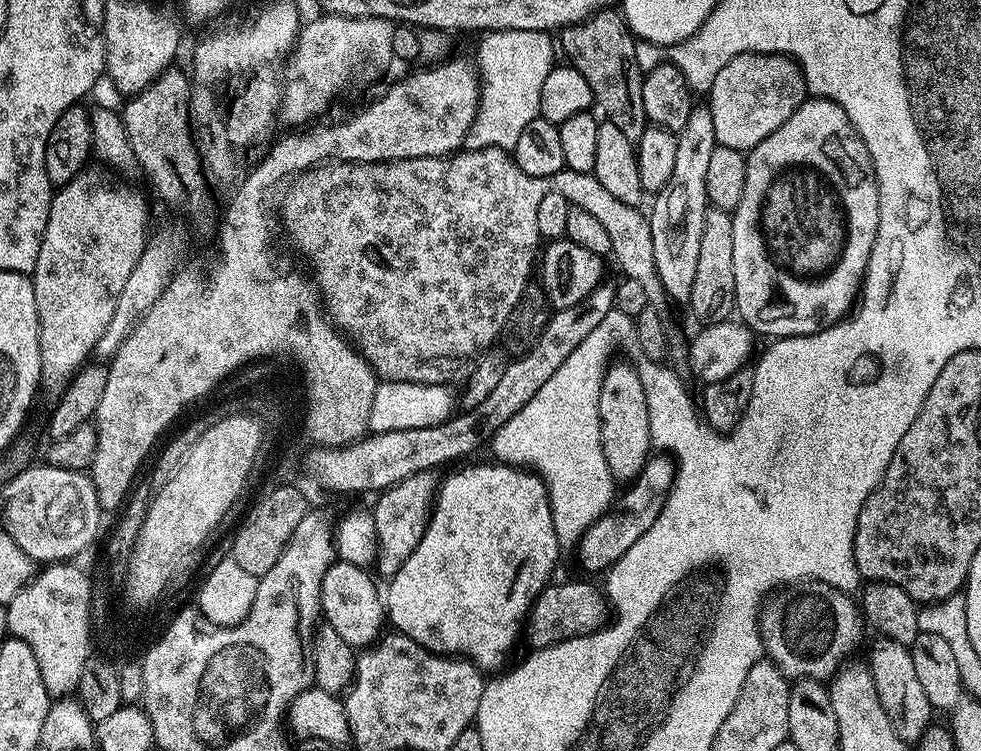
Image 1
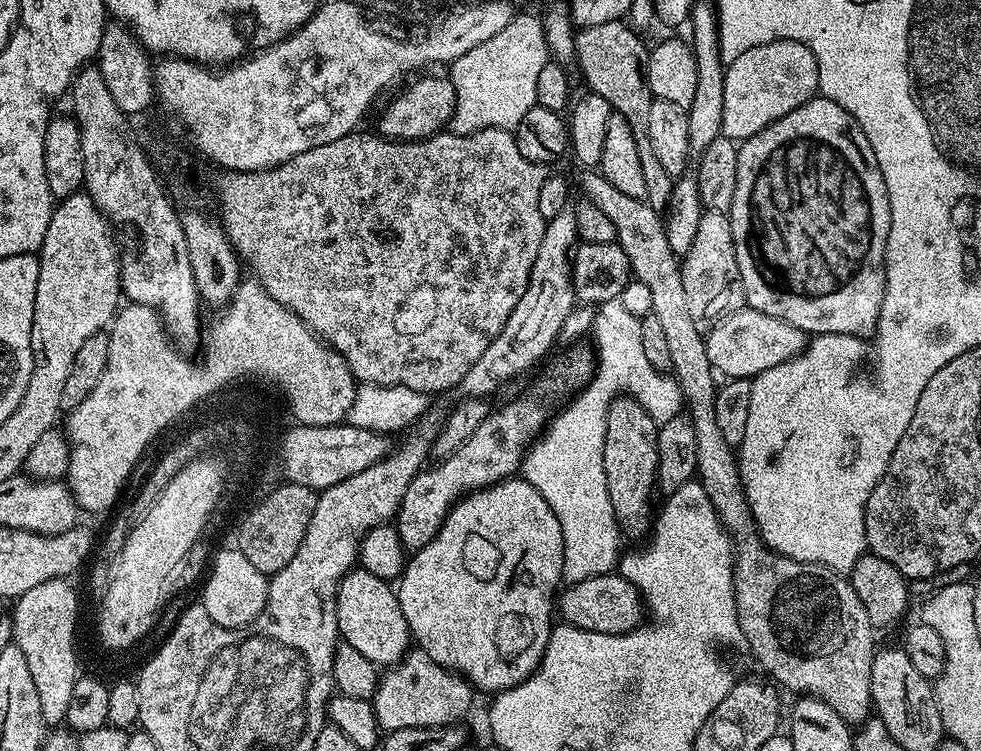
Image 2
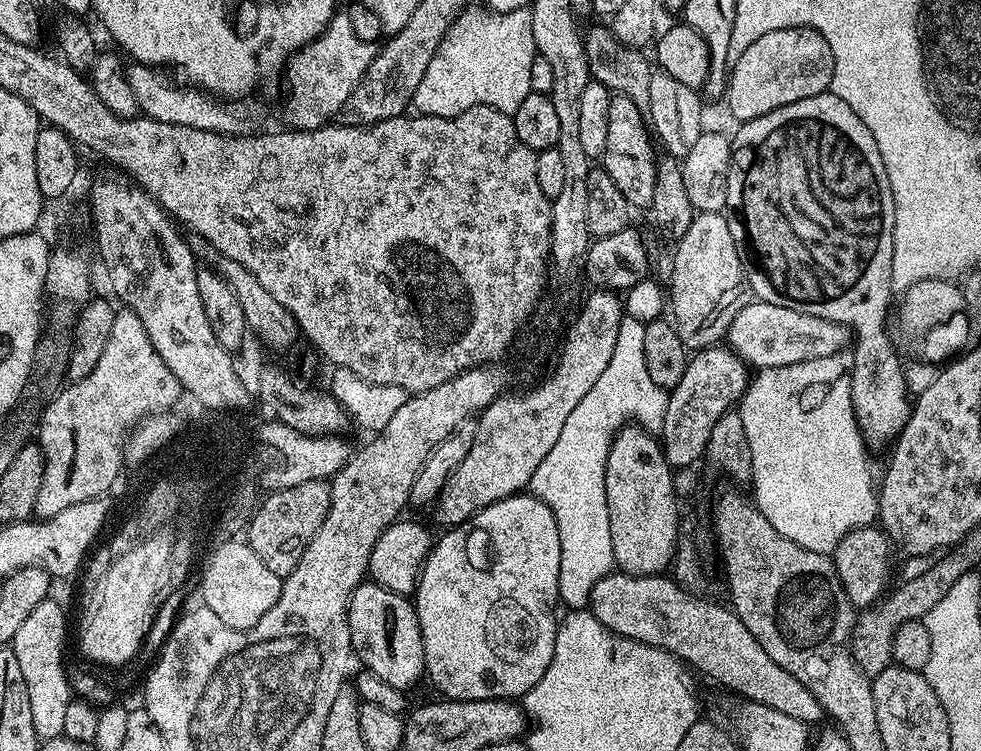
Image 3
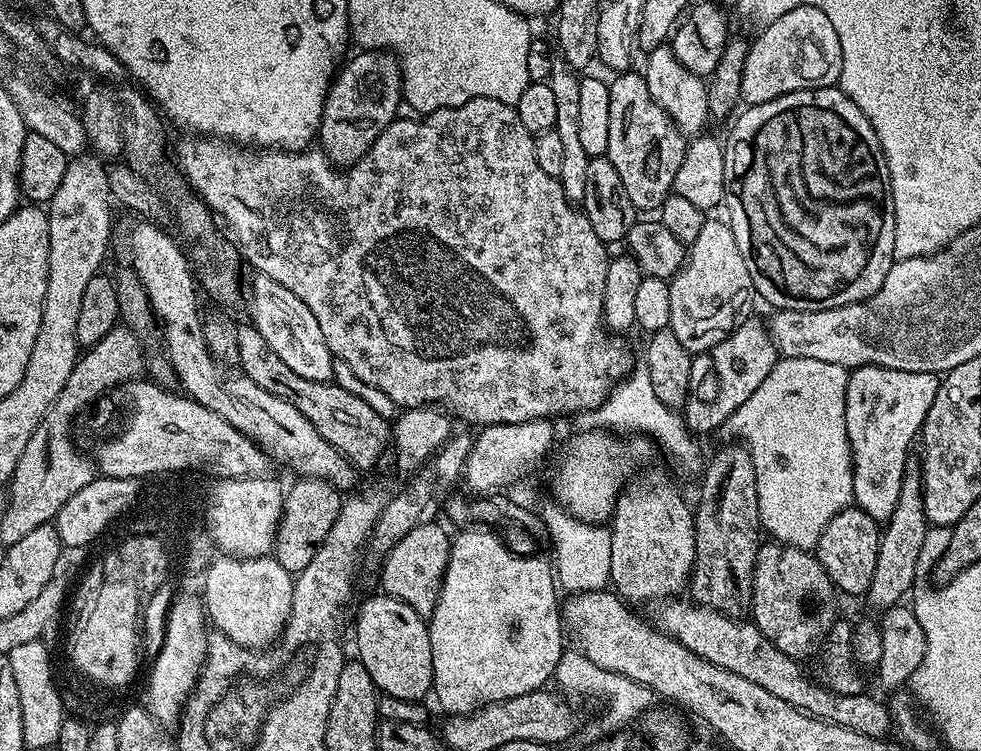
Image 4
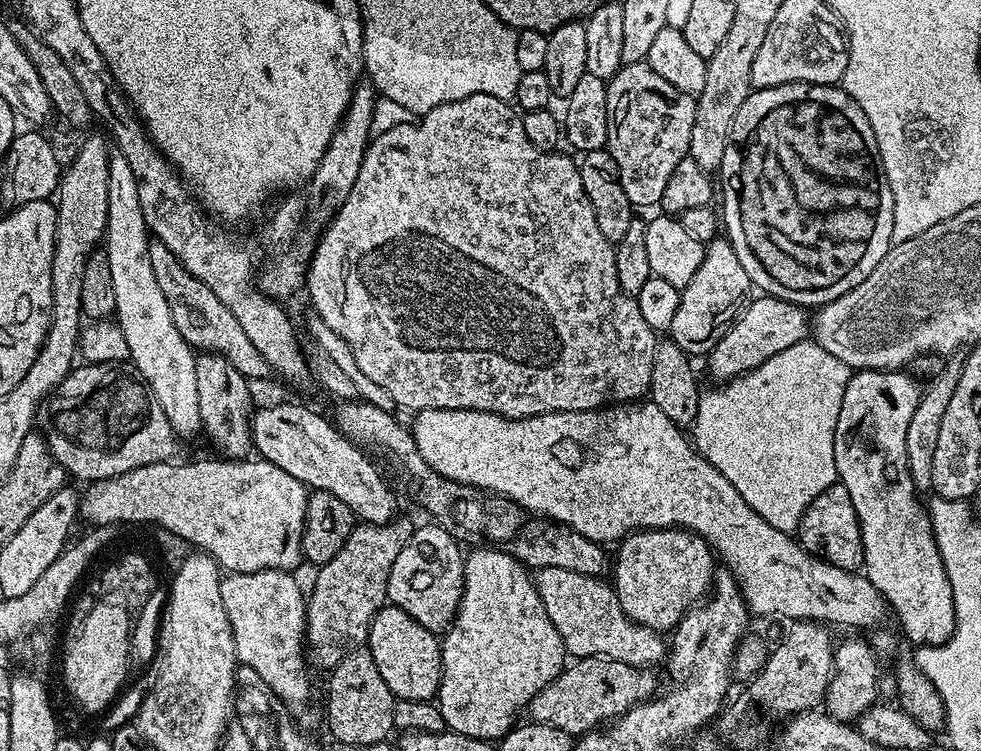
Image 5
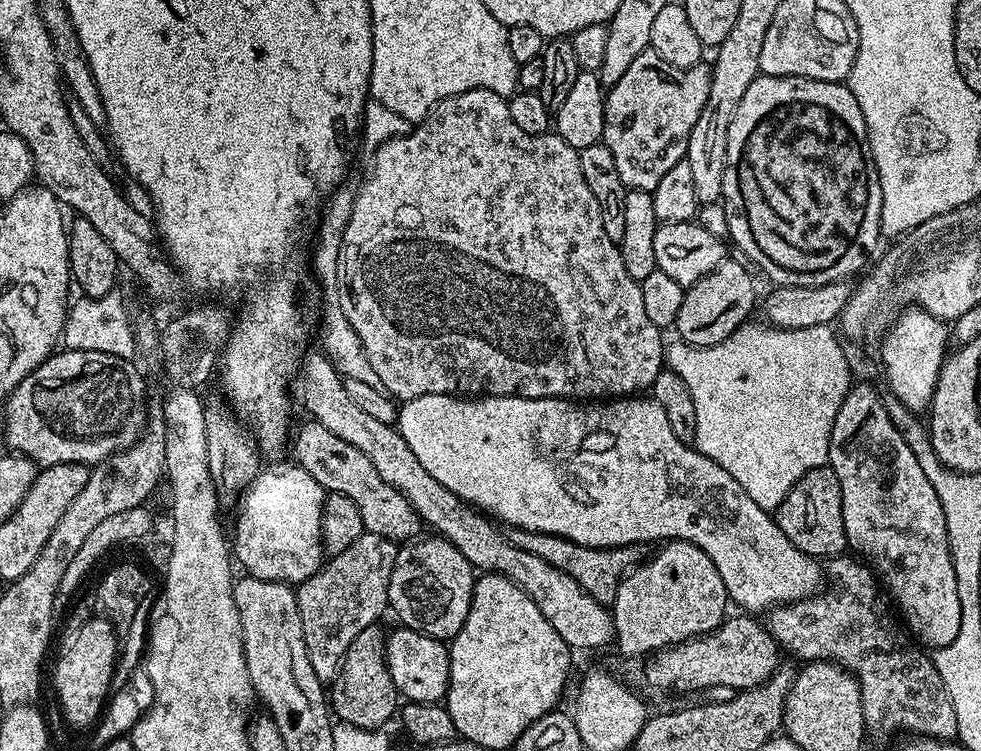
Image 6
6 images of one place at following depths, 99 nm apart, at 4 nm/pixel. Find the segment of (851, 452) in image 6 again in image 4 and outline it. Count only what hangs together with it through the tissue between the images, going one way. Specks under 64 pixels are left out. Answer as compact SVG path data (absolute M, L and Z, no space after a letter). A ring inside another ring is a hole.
M863 364L848 373L846 386L846 438L852 451L852 498L860 508L877 522L887 522L898 506L898 494L902 490L904 468L910 463L908 451L917 443L924 419L940 389L931 372L907 372L890 370L877 364Z

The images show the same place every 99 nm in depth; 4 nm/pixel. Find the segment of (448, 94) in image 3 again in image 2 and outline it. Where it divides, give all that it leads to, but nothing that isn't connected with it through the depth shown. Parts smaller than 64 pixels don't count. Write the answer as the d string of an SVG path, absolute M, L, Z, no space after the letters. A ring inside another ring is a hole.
M518 14L499 34L494 34L487 42L482 42L480 46L474 46L468 54L462 54L450 66L450 79L456 91L456 105L452 115L450 125L451 132L456 136L474 134L483 128L507 128L515 130L518 122L522 122L522 117L526 110L537 107L536 91L538 90L538 74L542 66L550 62L546 38L544 37L544 24L539 15L524 16Z

